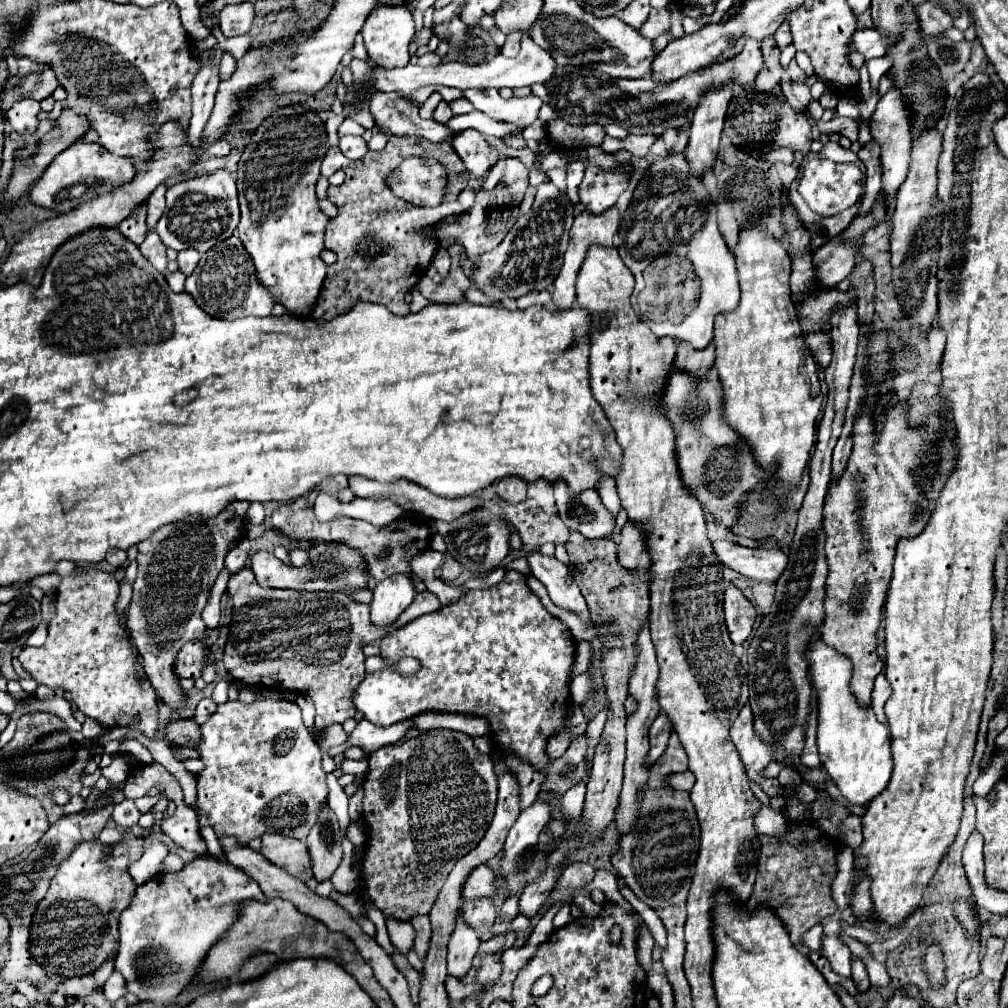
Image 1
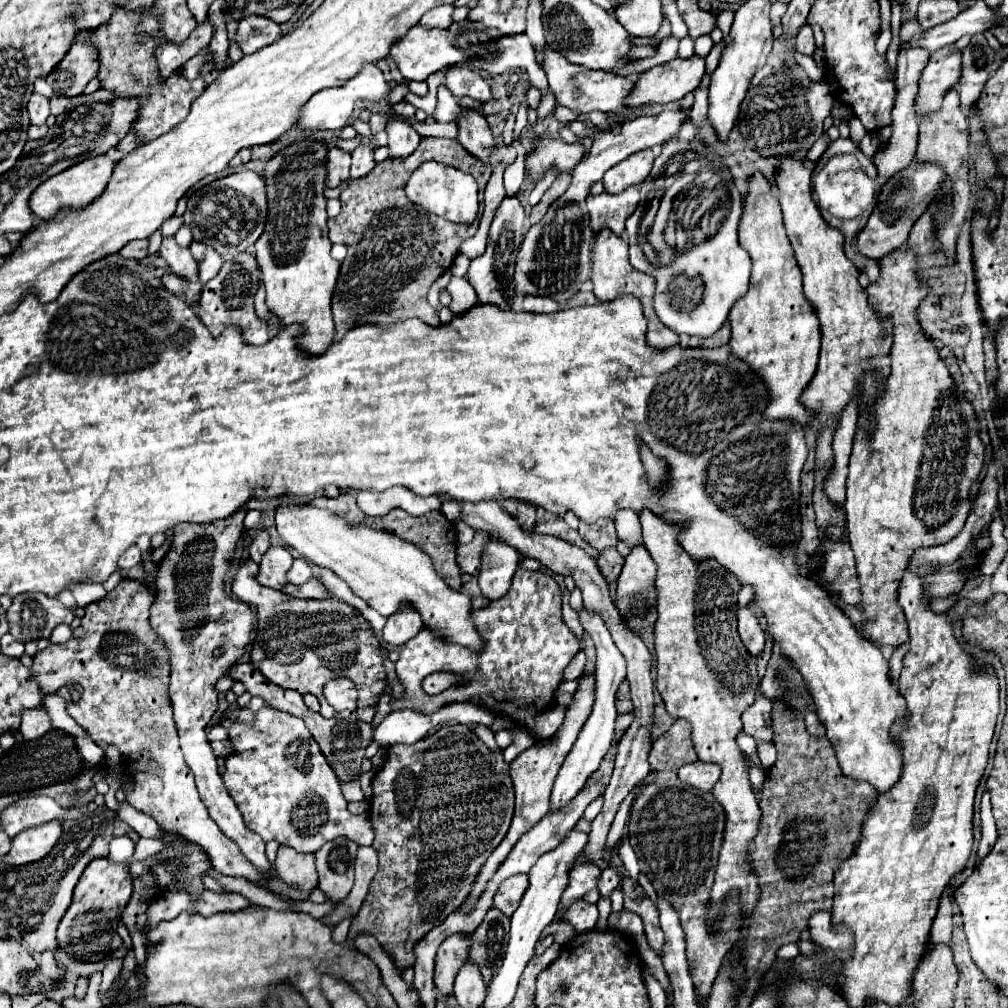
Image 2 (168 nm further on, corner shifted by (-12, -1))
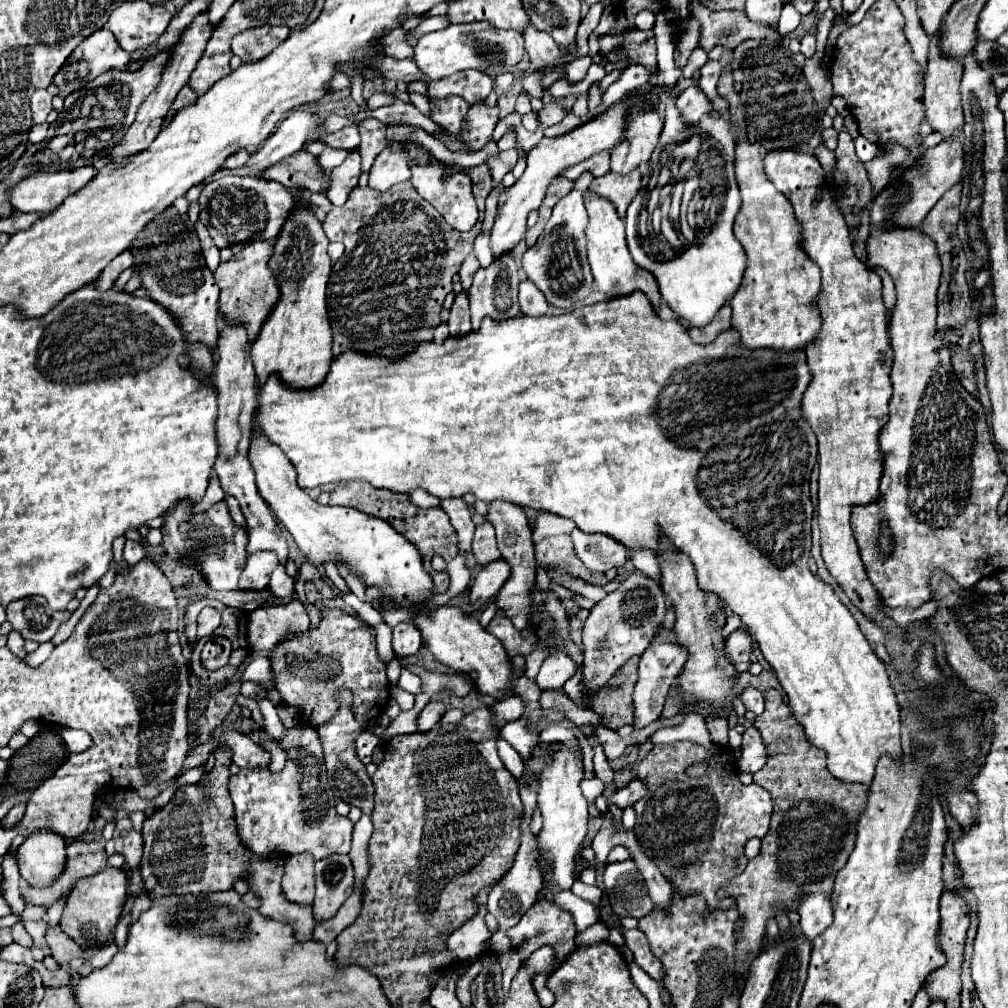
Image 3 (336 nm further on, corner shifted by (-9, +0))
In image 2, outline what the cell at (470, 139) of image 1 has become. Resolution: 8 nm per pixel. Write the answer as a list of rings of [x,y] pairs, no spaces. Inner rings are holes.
[[[467,109],[467,115],[455,119],[455,123],[459,127],[457,141],[477,159],[491,161],[497,147],[495,147],[491,129],[489,129],[483,113],[479,113],[475,109]]]

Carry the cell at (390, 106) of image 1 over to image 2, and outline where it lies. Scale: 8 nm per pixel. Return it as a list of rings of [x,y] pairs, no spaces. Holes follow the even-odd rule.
[[[389,121],[387,133],[389,133],[389,145],[387,145],[389,147],[389,159],[409,157],[421,141],[417,131],[405,121]]]

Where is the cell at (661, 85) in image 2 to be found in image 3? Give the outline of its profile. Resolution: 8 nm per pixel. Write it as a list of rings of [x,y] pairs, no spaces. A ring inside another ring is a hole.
[[[674,84],[672,88],[668,86],[656,86],[656,90],[642,90],[636,94],[630,94],[628,98],[622,98],[620,102],[616,102],[614,106],[610,106],[606,112],[598,114],[596,118],[580,124],[578,128],[570,130],[564,136],[558,138],[542,138],[528,154],[526,154],[526,170],[522,174],[520,180],[516,180],[516,184],[512,184],[498,202],[498,214],[496,214],[496,222],[492,228],[492,254],[494,258],[498,258],[504,252],[510,252],[522,238],[526,232],[526,216],[530,210],[538,210],[540,202],[546,196],[546,188],[550,186],[552,180],[556,180],[560,176],[562,170],[602,152],[602,150],[610,150],[616,146],[616,142],[620,142],[620,138],[624,136],[626,130],[626,116],[632,110],[648,110],[648,106],[658,106],[662,102],[662,98],[676,98],[680,92],[678,84]]]

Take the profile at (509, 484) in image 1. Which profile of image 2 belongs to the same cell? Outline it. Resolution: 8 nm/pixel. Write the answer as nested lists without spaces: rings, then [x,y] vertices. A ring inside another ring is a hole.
[[[499,501],[499,505],[503,507],[503,511],[507,511],[509,515],[513,515],[517,519],[517,523],[521,525],[523,531],[533,531],[535,527],[535,507],[531,507],[529,503],[515,503],[515,501]]]

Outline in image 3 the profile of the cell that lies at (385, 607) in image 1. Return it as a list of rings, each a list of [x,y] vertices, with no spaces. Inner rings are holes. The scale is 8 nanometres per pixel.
[[[396,624],[392,628],[392,648],[398,658],[416,654],[420,650],[420,646],[422,646],[422,638],[420,638],[420,632],[416,626]]]

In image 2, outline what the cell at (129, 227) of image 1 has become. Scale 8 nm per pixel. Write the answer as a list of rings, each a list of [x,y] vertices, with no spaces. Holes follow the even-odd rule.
[[[137,239],[135,243],[129,243],[127,247],[123,247],[121,251],[119,251],[119,255],[123,257],[123,259],[145,259],[147,257],[147,245],[149,245],[149,241],[147,239]]]

